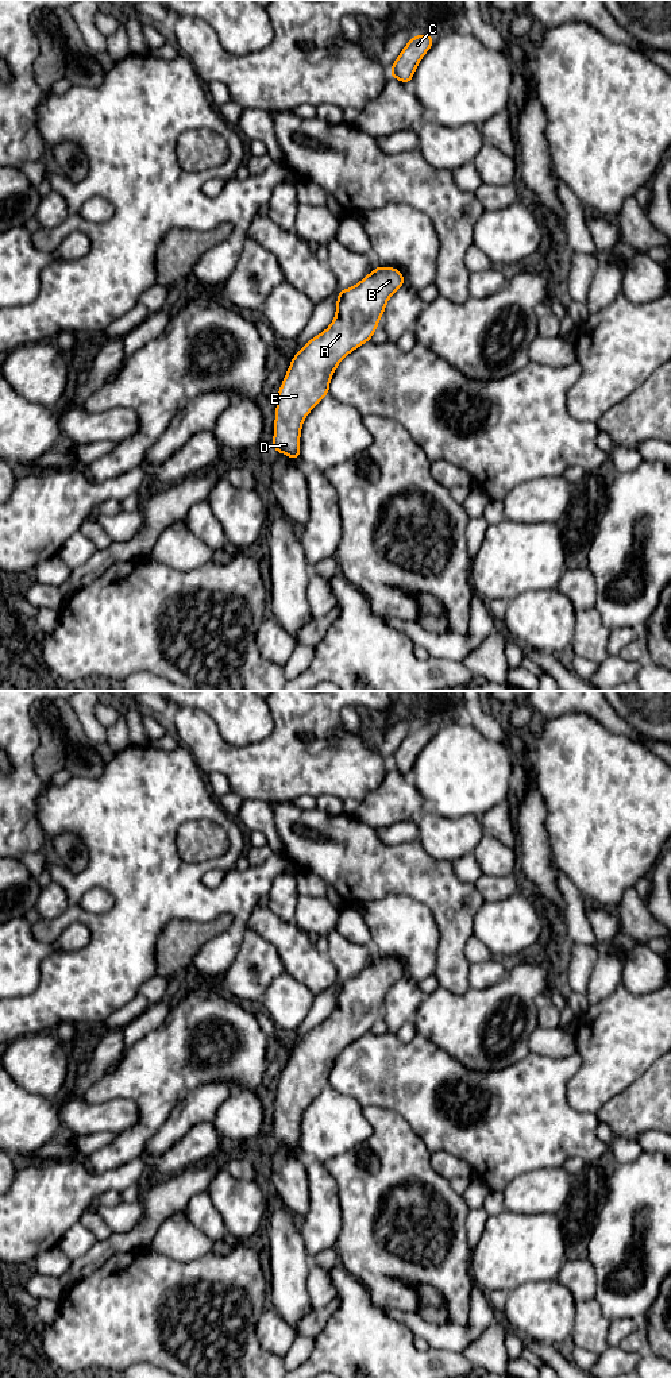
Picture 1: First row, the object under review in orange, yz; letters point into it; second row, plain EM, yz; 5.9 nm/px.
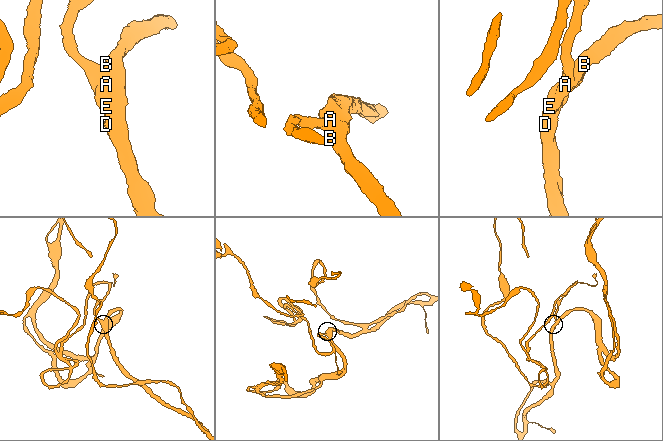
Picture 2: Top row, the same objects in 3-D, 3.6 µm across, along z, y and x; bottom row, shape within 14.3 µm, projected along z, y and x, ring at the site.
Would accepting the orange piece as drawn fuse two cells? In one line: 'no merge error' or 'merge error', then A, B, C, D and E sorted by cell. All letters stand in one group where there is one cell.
no merge error; A B C D E

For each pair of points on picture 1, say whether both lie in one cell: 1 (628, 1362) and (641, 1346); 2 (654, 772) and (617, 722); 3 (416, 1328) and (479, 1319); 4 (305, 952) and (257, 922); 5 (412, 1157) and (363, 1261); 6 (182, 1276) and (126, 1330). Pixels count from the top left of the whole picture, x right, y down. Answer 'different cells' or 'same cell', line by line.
1: different cells
2: different cells
3: same cell
4: same cell
5: same cell
6: same cell

